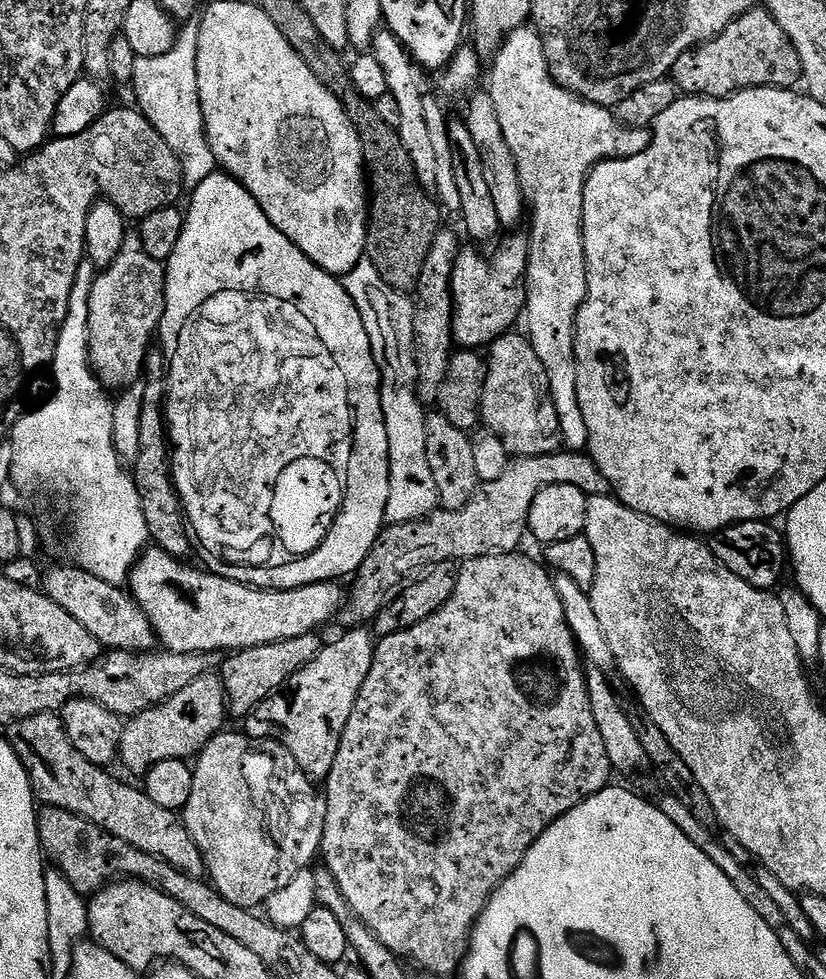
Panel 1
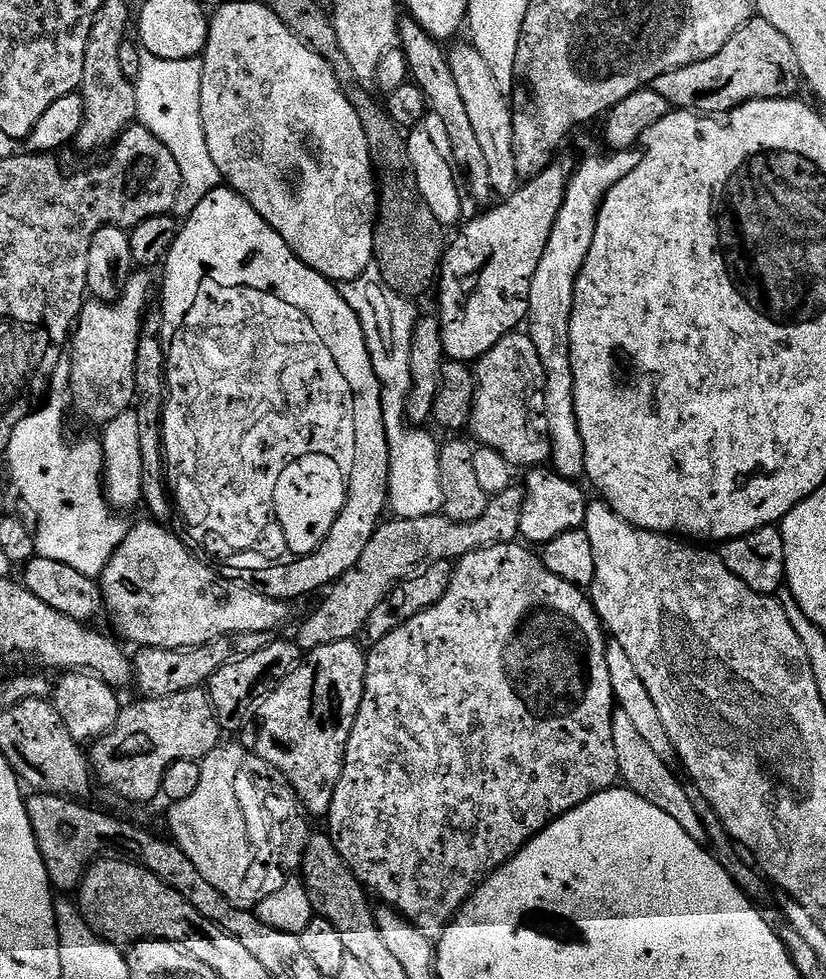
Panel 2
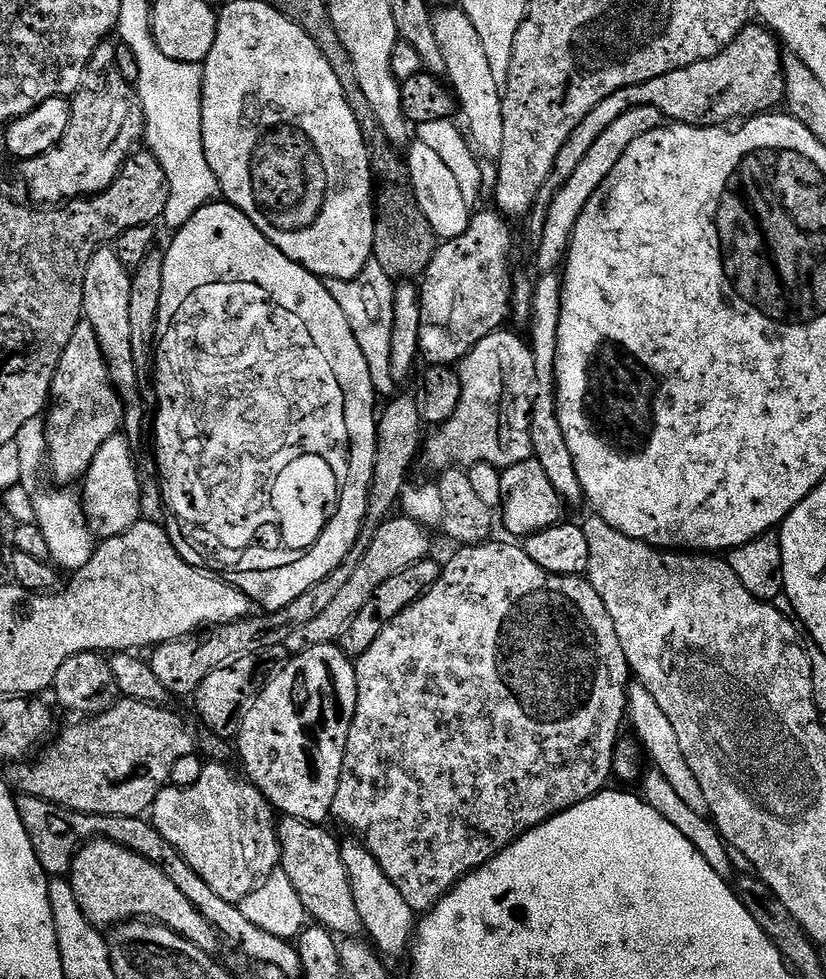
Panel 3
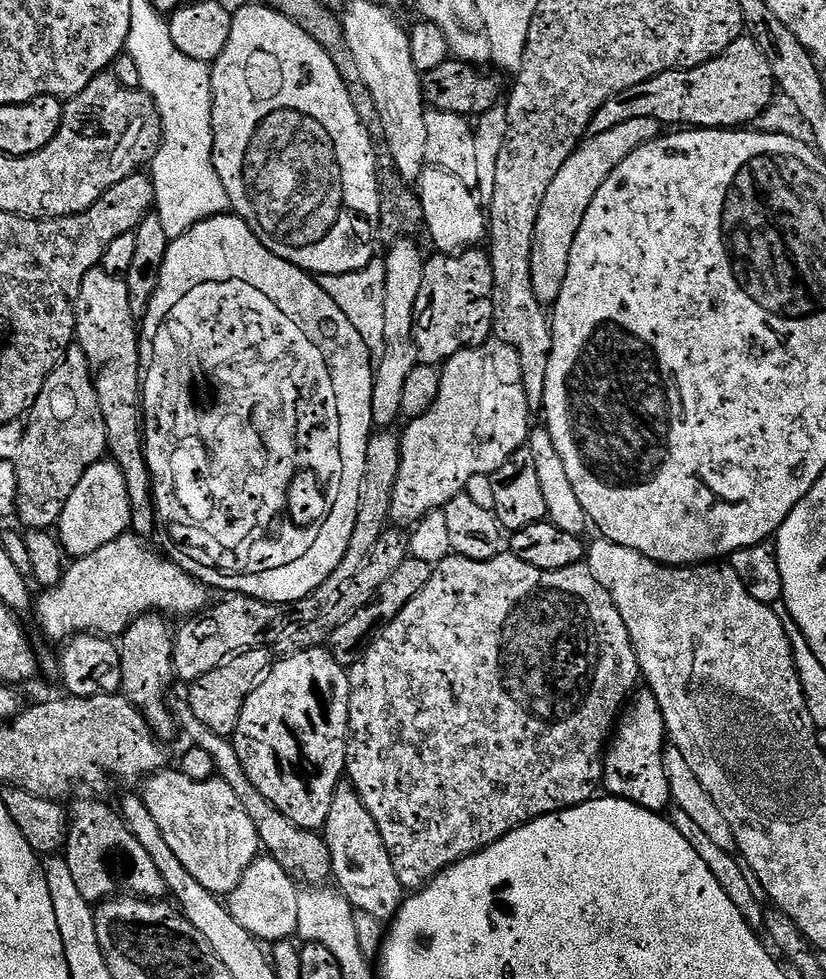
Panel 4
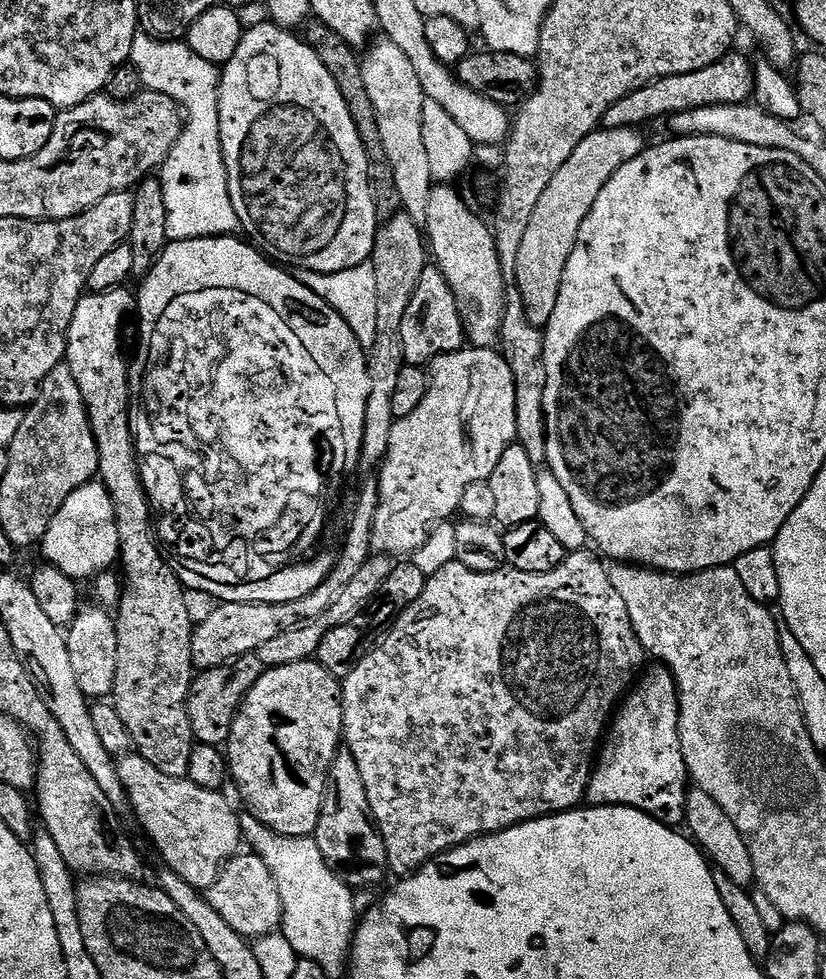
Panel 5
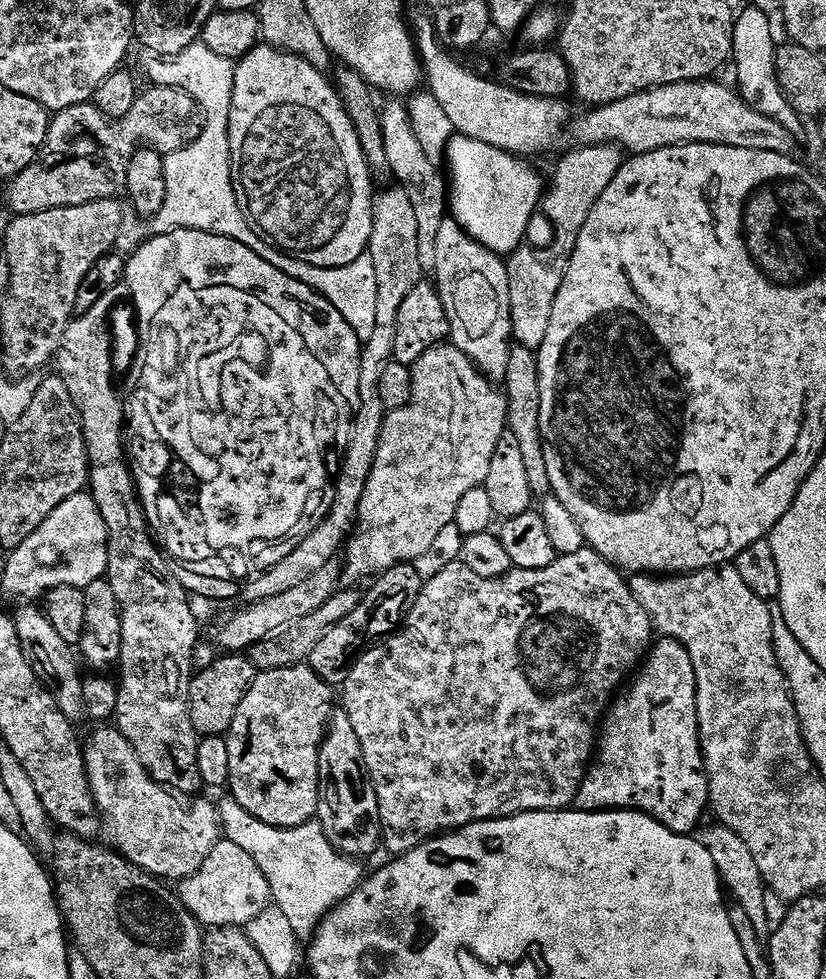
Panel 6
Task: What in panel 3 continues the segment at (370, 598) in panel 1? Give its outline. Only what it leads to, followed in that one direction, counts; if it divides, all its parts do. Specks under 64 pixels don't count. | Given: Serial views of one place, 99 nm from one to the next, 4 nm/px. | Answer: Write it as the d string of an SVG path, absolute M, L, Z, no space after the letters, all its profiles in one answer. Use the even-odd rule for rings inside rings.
M403 514L393 515L385 520L367 541L368 549L363 549L354 574L350 574L350 582L346 582L342 590L338 590L330 606L326 606L326 610L322 610L318 618L306 622L306 626L288 634L286 648L289 648L289 653L305 652L314 644L336 644L348 623L356 617L358 610L362 610L362 606L366 606L366 602L370 602L374 590L378 590L382 582L387 582L389 578L394 578L394 574L402 574L402 570L410 570L410 566L429 559L431 552L428 551L432 548L432 540L428 537L428 532L425 525Z

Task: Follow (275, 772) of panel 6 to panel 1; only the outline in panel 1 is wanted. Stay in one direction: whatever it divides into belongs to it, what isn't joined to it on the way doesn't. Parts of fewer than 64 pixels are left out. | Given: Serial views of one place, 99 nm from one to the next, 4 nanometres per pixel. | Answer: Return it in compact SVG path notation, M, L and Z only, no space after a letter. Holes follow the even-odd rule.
M352 626L333 644L325 643L314 662L302 666L298 674L288 679L283 690L264 701L247 717L246 724L261 728L265 737L275 738L283 744L296 759L297 769L313 781L327 781L334 758L338 758L340 739L346 730L346 722L350 722L362 682L366 682L366 674L370 674L377 641L372 640L368 630L364 626Z

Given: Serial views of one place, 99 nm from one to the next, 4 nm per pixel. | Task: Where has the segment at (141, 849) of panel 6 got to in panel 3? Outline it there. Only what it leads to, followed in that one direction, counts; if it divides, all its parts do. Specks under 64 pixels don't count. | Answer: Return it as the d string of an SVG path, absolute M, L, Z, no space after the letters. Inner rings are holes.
M205 767L197 784L189 788L164 787L150 809L150 822L160 831L162 838L170 842L170 846L180 851L180 857L195 870L202 882L206 882L206 886L210 886L210 890L214 890L214 894L218 894L218 898L225 898L231 904L240 904L263 877L271 873L268 838L272 840L277 837L276 812L255 784L243 779L235 780L235 774L224 768L227 767Z

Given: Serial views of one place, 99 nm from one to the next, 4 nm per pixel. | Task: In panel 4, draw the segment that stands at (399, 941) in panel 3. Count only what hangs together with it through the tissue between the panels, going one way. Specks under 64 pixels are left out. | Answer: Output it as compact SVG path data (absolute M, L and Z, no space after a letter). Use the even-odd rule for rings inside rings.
M342 782L336 788L322 837L329 848L331 875L338 891L352 903L353 909L366 911L381 922L391 922L406 899L406 889L394 874L390 854L382 842L382 834L370 810L366 810L362 798L351 783Z

